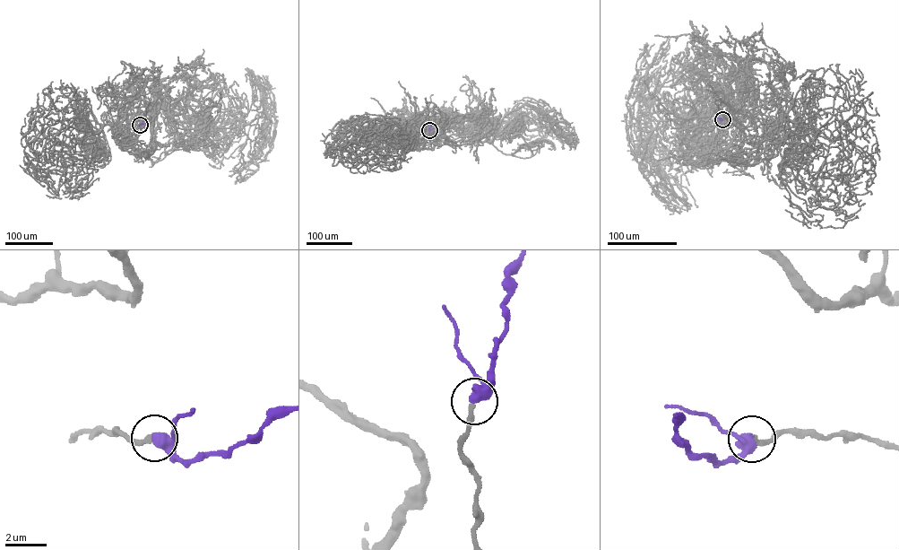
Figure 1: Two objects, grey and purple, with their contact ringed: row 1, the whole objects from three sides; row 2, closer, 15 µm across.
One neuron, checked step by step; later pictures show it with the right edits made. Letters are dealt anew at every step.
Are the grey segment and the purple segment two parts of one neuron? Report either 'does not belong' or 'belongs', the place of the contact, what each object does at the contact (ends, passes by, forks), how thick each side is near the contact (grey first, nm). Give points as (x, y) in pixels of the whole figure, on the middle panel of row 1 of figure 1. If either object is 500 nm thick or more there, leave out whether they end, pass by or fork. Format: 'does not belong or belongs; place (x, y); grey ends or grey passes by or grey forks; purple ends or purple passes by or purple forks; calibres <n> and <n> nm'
belongs; place (429, 130); grey ends; purple passes by; calibres 240 and 420 nm

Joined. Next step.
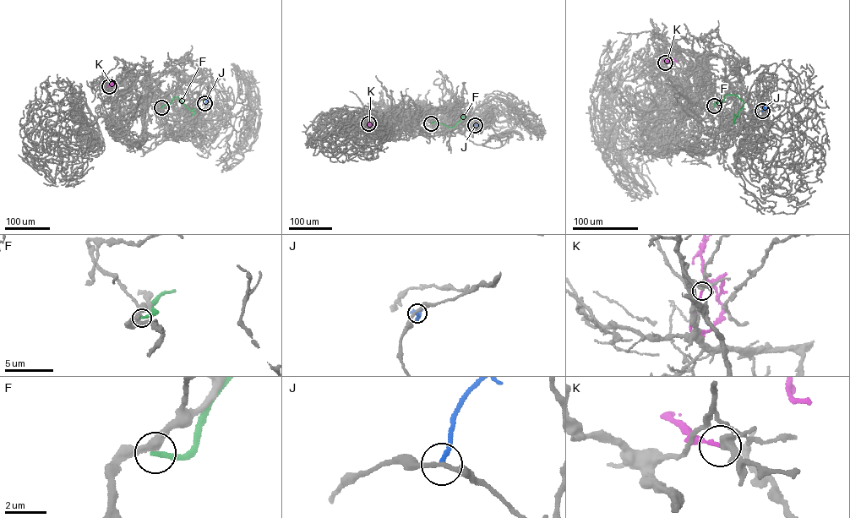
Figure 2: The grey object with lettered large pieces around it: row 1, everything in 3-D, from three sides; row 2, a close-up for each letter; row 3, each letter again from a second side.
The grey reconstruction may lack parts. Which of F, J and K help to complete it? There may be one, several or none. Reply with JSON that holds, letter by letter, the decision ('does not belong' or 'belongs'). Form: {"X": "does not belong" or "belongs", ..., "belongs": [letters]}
{"F": "does not belong", "J": "does not belong", "K": "belongs", "belongs": ["K"]}

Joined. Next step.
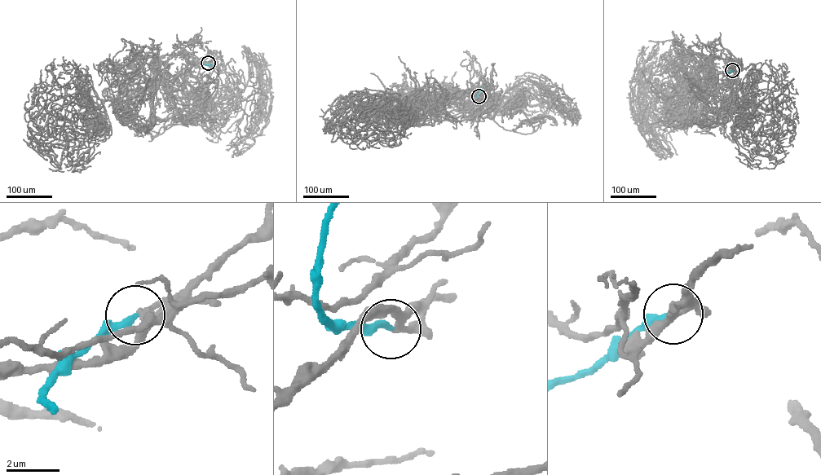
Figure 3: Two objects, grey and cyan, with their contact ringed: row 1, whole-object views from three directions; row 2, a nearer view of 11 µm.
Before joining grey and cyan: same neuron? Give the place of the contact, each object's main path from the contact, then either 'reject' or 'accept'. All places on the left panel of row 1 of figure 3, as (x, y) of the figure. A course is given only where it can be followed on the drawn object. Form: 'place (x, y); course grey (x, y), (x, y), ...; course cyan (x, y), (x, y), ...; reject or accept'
place (208, 63); course grey (207, 63), (190, 61), (181, 54), (162, 54), (154, 60), (149, 55), (133, 76), (131, 66); course cyan (208, 63), (206, 64), (216, 64); accept

